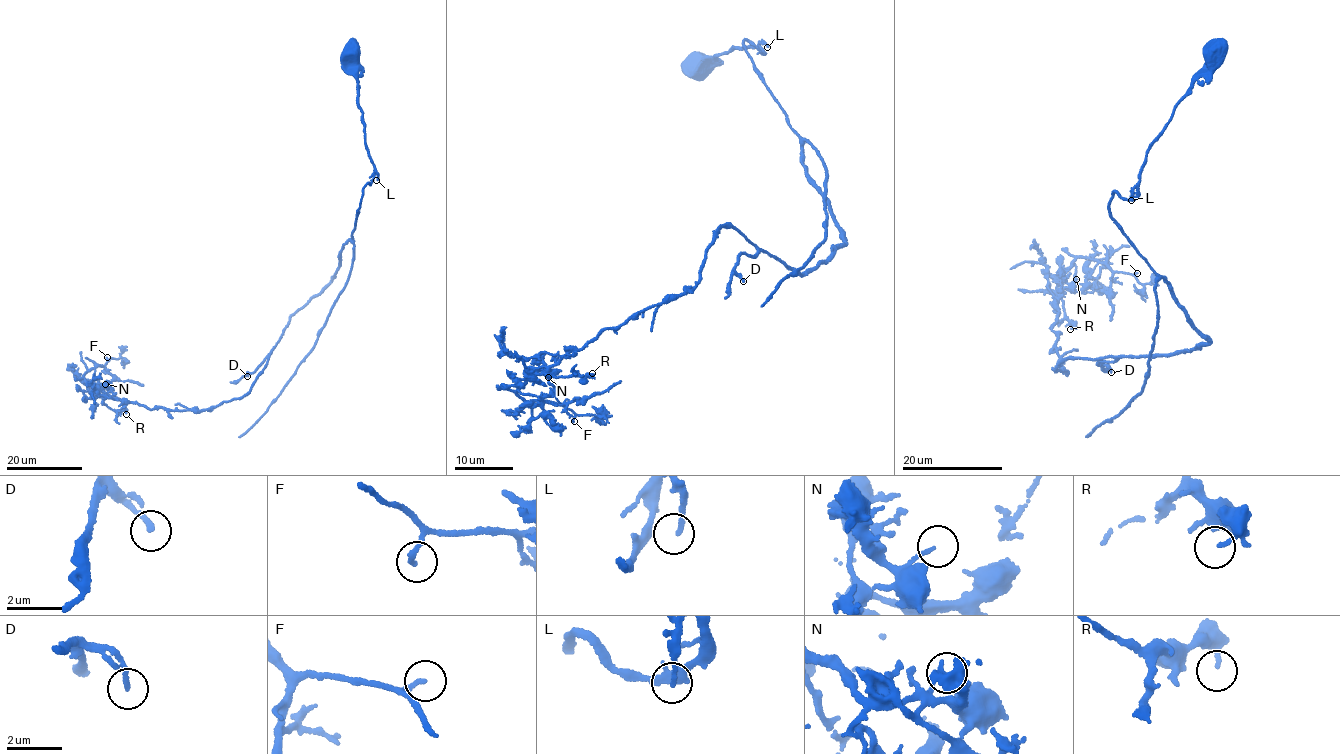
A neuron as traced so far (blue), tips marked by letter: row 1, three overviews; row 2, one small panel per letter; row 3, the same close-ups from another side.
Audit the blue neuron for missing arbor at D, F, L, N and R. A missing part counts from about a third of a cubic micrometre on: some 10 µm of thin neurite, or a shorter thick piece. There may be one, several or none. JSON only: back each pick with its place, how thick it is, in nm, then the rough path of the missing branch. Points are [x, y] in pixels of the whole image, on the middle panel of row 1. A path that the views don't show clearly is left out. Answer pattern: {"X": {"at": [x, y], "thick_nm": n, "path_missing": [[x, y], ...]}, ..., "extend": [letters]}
{"extend": []}

